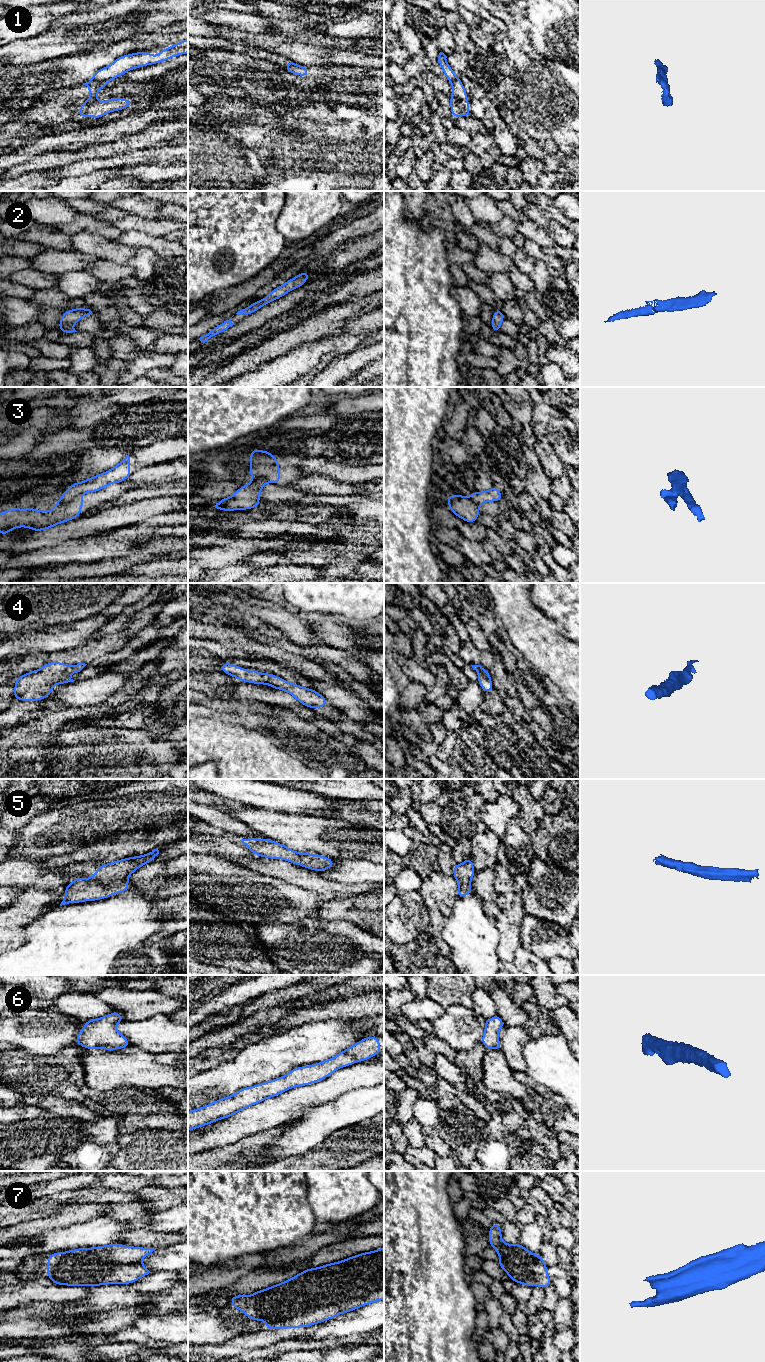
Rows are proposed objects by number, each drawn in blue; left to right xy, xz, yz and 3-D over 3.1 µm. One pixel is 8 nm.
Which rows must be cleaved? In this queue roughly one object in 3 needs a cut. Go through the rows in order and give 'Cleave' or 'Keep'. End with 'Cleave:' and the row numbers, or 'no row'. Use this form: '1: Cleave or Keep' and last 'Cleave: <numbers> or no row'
1: Cleave
2: Keep
3: Cleave
4: Keep
5: Keep
6: Keep
7: Keep
Cleave: 1, 3

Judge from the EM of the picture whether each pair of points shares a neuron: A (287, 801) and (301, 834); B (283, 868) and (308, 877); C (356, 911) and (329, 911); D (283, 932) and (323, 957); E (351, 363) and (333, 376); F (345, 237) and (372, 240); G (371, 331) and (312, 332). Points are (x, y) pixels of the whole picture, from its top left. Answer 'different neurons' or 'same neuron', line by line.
A: different neurons
B: same neuron
C: same neuron
D: same neuron
E: same neuron
F: different neurons
G: different neurons

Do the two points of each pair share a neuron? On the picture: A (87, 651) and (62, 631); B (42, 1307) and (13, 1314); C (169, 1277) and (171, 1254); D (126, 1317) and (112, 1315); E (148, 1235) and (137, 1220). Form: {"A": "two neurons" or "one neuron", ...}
{"A": "two neurons", "B": "one neuron", "C": "two neurons", "D": "one neuron", "E": "two neurons"}

